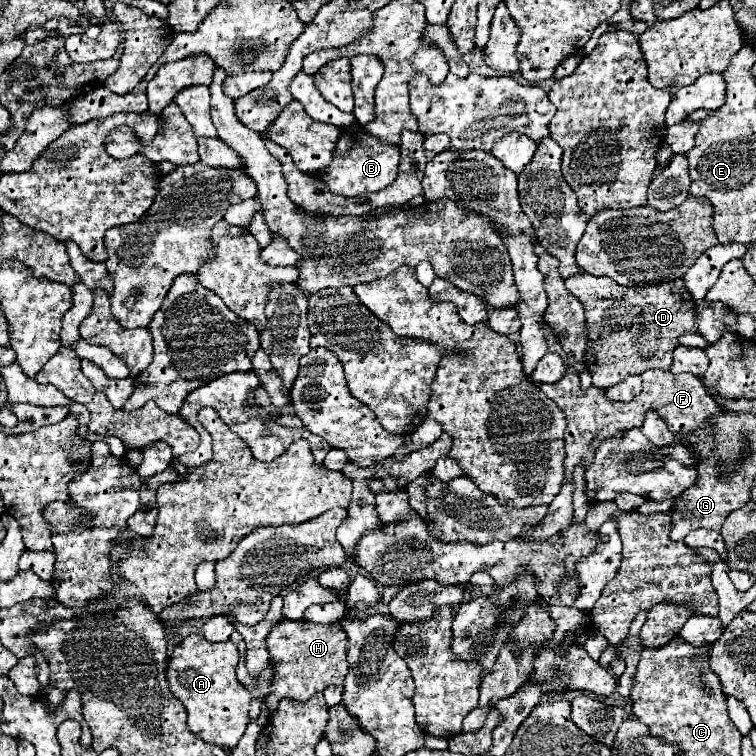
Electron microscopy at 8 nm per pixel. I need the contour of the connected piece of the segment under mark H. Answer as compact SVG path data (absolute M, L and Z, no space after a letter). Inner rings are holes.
M279 621L273 625L271 633L267 635L267 651L273 663L273 679L271 679L271 693L265 699L269 717L273 717L277 703L283 697L295 701L307 701L311 695L323 691L327 685L341 685L347 675L347 659L345 659L347 635L339 627L333 625L319 625L307 621Z

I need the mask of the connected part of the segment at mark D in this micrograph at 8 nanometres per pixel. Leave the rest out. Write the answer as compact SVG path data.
M577 273L565 279L565 287L585 305L589 341L585 365L597 389L607 389L627 375L639 375L647 369L669 369L677 337L695 333L695 301L685 289L683 279L653 283L643 287L623 287L611 277Z

